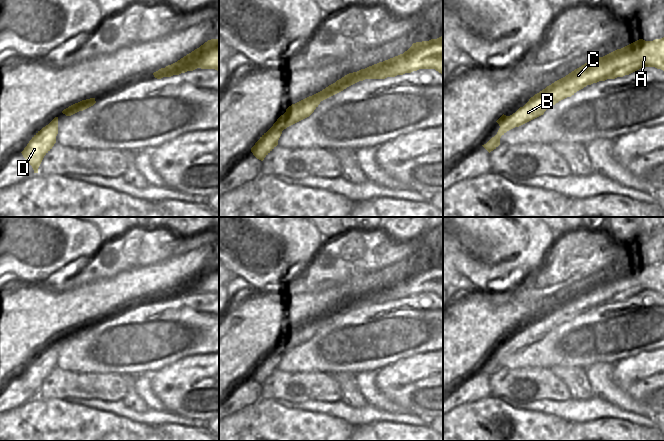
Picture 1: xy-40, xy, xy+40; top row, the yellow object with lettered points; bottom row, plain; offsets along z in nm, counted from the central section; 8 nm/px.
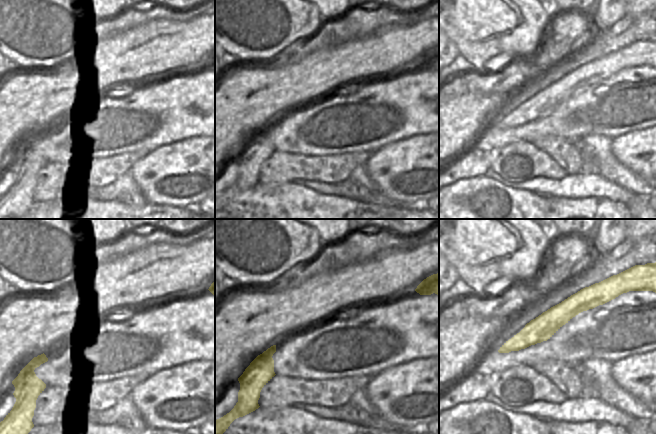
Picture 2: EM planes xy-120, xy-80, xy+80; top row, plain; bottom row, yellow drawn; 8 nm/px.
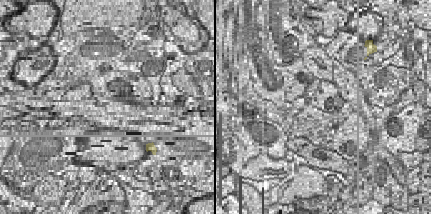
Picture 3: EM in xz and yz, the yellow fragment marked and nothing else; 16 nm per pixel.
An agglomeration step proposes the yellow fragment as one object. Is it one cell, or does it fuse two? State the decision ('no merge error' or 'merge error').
no merge error

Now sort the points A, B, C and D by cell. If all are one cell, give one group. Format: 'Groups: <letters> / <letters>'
Groups: A B C D

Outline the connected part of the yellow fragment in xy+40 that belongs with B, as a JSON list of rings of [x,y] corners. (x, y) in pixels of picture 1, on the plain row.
[[[664,261],[653,265],[639,263],[585,287],[535,318],[512,339],[503,338],[496,345],[500,350],[497,358],[482,370],[490,377],[500,369],[500,362],[507,355],[543,339],[547,333],[587,309],[623,301],[643,291],[655,291],[664,295]]]

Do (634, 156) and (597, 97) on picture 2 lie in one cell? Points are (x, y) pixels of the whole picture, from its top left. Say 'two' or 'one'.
two

